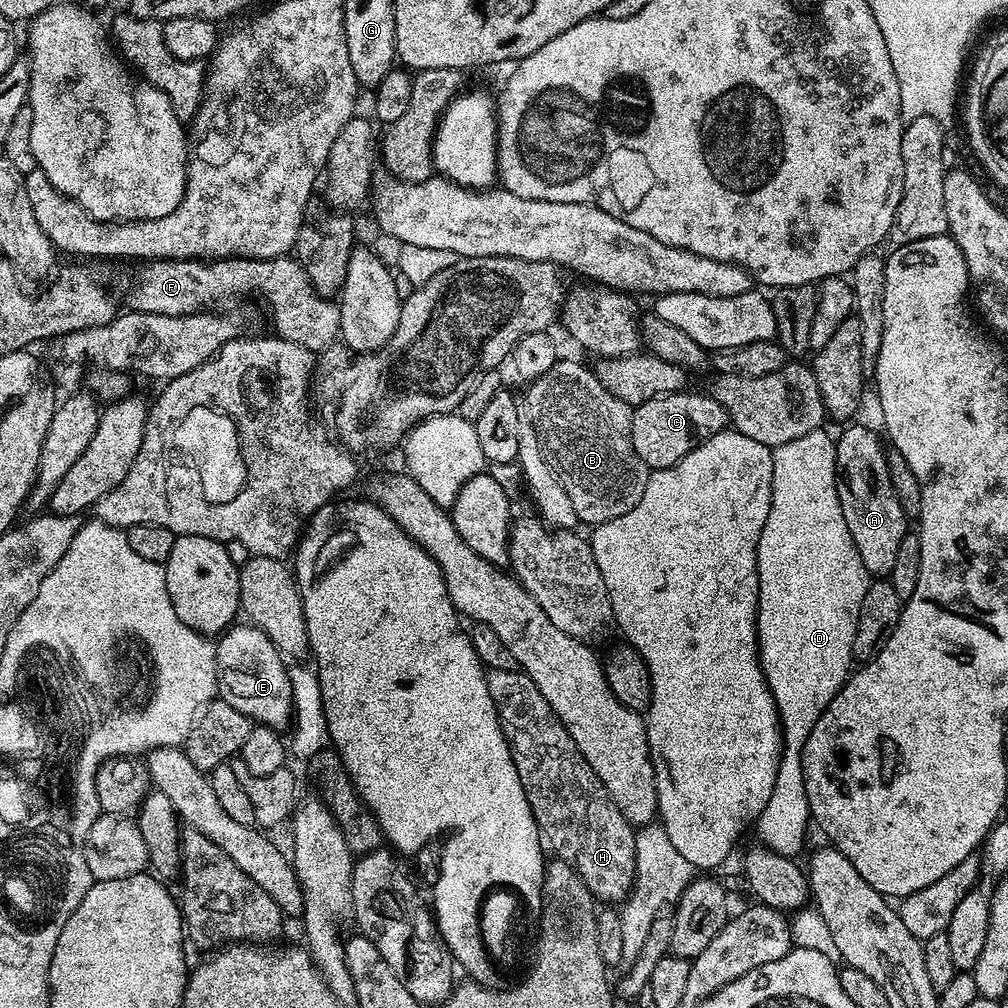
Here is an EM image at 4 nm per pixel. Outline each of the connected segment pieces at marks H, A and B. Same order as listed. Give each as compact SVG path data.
M491 670L487 673L487 678L490 698L494 698L510 758L514 758L522 790L526 790L526 802L530 802L530 810L534 814L536 825L540 827L543 843L555 859L566 862L575 870L578 878L592 891L597 901L607 902L612 906L619 905L627 900L629 892L632 891L637 829L628 823L622 810L614 806L612 795L604 789L598 774L590 770L586 758L582 758L578 746L574 746L574 738L570 738L554 710L550 710L550 702L542 698L542 690L534 686L531 678L519 670Z
M849 423L845 427L849 428L835 437L838 502L842 506L842 518L846 518L846 526L850 526L850 538L854 538L854 546L858 546L858 555L869 577L888 578L894 570L898 545L910 530L910 520L898 502L898 494L894 494L881 433L856 423Z
M564 358L557 359L554 367L546 370L546 374L542 374L540 380L531 381L527 388L526 418L534 426L544 457L555 470L570 502L574 505L577 521L581 525L595 526L634 510L634 506L638 506L642 498L642 490L646 490L650 469L646 462L642 462L642 458L638 458L638 450L634 450L634 442L630 438L630 405L614 398L614 394L610 394L610 390L602 386L591 367L583 368L578 361Z

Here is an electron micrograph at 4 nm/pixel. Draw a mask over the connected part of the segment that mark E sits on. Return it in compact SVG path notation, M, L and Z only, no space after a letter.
M243 623L229 627L216 644L215 682L219 699L234 706L234 710L242 710L242 714L246 714L257 725L287 729L293 719L293 708L285 657L261 628Z

